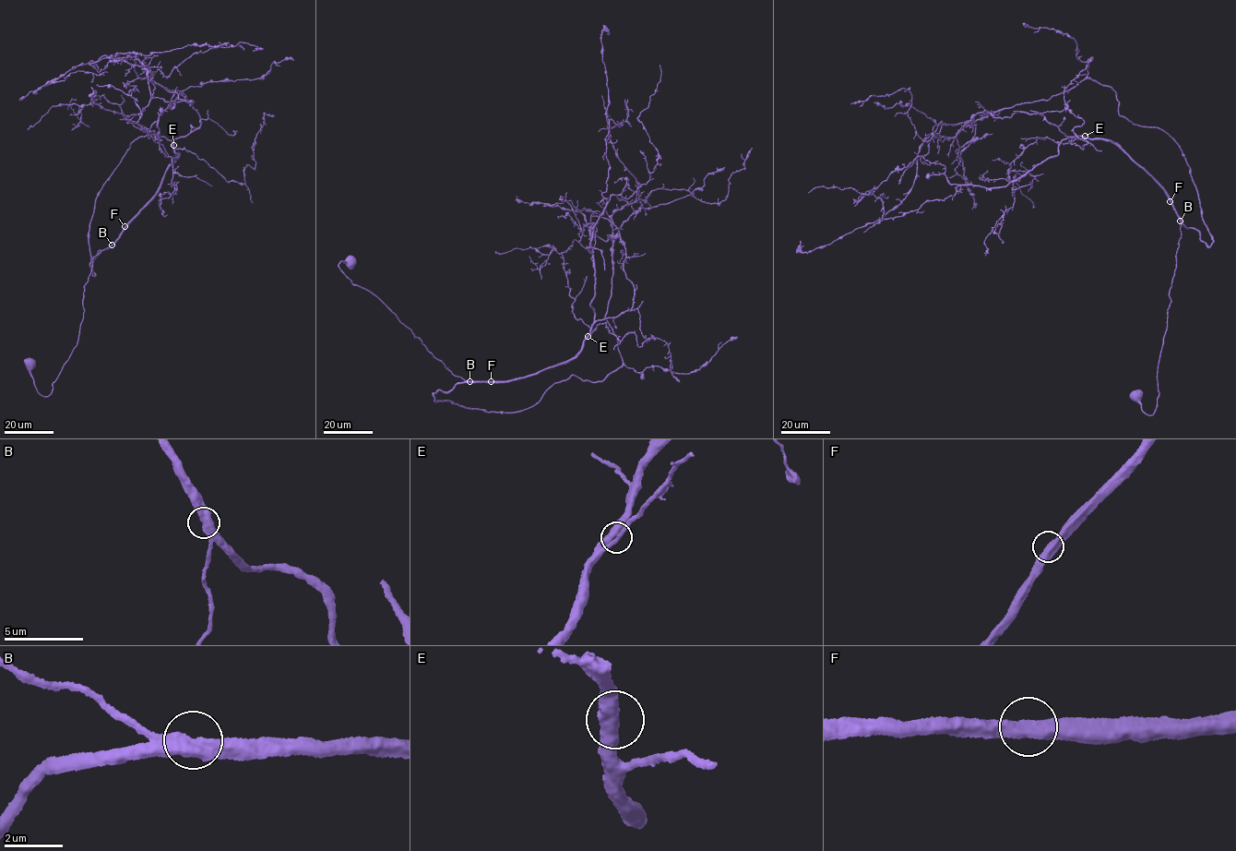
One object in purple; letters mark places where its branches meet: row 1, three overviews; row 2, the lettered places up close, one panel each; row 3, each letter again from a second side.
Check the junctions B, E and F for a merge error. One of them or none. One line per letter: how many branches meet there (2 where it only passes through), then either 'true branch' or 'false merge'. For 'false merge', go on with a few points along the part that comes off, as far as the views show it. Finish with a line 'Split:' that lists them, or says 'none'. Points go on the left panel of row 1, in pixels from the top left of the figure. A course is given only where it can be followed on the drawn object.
B: 2 | true branch
E: 2 | true branch
F: 2 | true branch
Split: none

